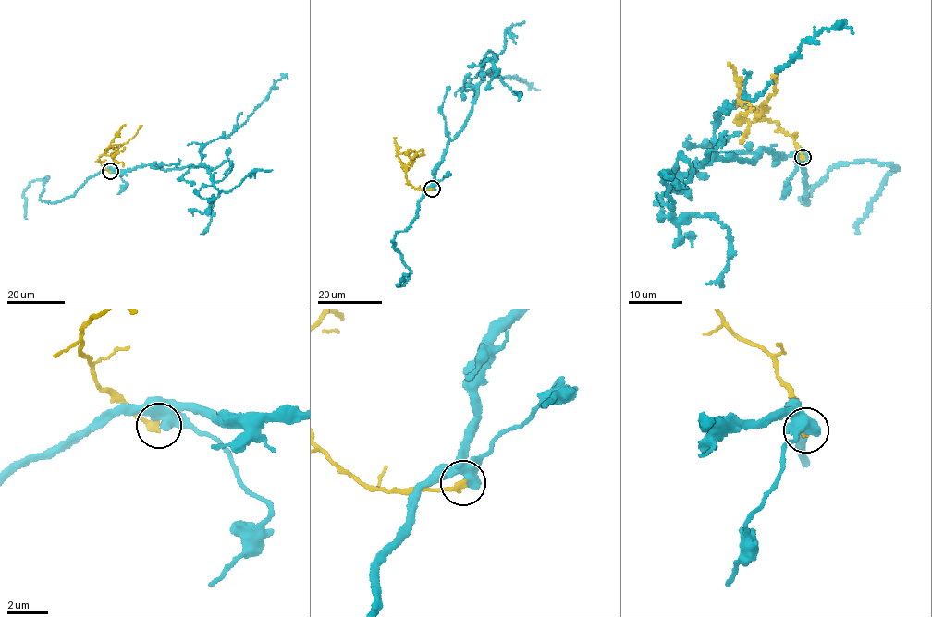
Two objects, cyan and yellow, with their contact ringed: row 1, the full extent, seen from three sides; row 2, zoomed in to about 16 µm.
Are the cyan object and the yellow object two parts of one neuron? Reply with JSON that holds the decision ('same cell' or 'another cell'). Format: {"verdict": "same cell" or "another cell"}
{"verdict": "another cell"}

